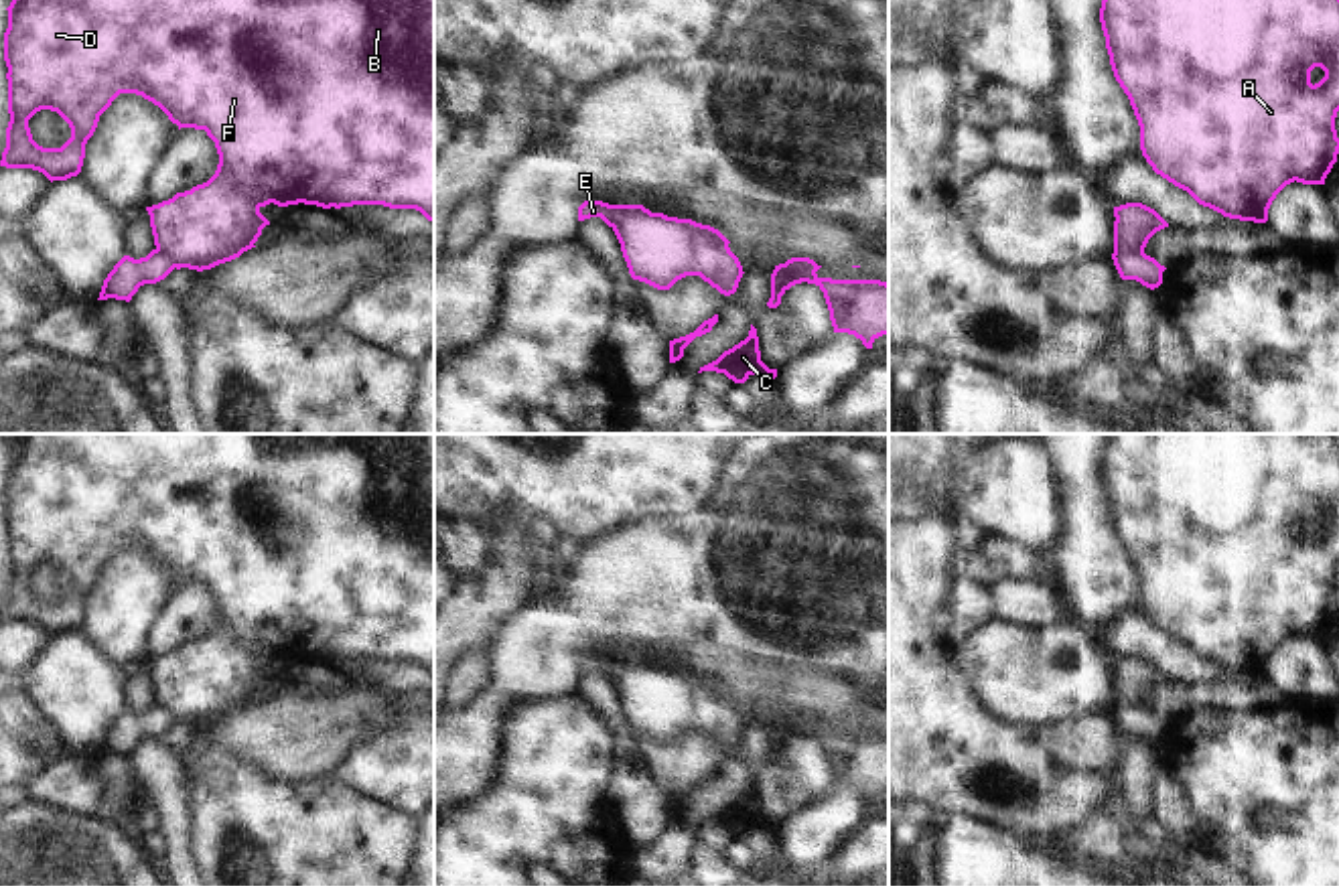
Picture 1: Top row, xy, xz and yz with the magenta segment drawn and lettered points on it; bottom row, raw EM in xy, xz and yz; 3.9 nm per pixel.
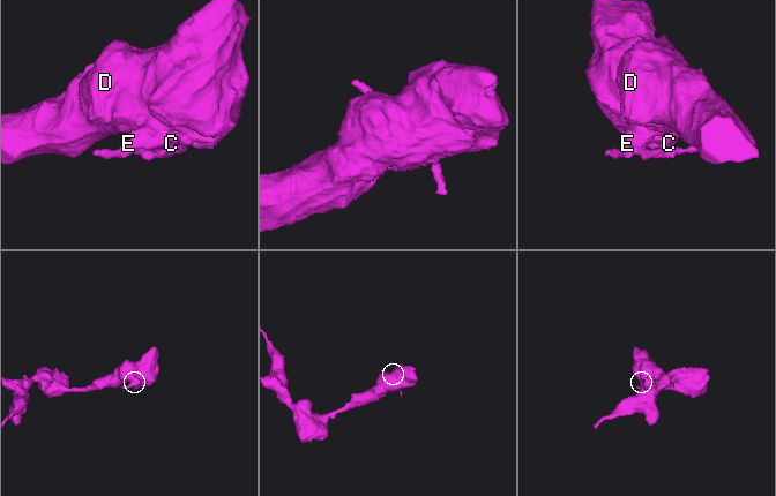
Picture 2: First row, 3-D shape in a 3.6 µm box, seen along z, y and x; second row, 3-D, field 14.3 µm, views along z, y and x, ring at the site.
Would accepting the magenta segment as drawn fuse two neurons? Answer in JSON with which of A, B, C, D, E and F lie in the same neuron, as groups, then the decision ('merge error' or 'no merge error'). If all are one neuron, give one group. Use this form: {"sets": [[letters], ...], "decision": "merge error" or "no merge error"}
{"sets": [["A", "B", "C", "D", "F"], ["E"]], "decision": "merge error"}

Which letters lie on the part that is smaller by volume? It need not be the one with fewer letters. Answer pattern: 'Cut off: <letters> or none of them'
Cut off: E

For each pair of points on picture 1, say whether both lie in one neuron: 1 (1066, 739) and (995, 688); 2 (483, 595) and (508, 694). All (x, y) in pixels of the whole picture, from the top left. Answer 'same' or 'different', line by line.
1: different
2: different

